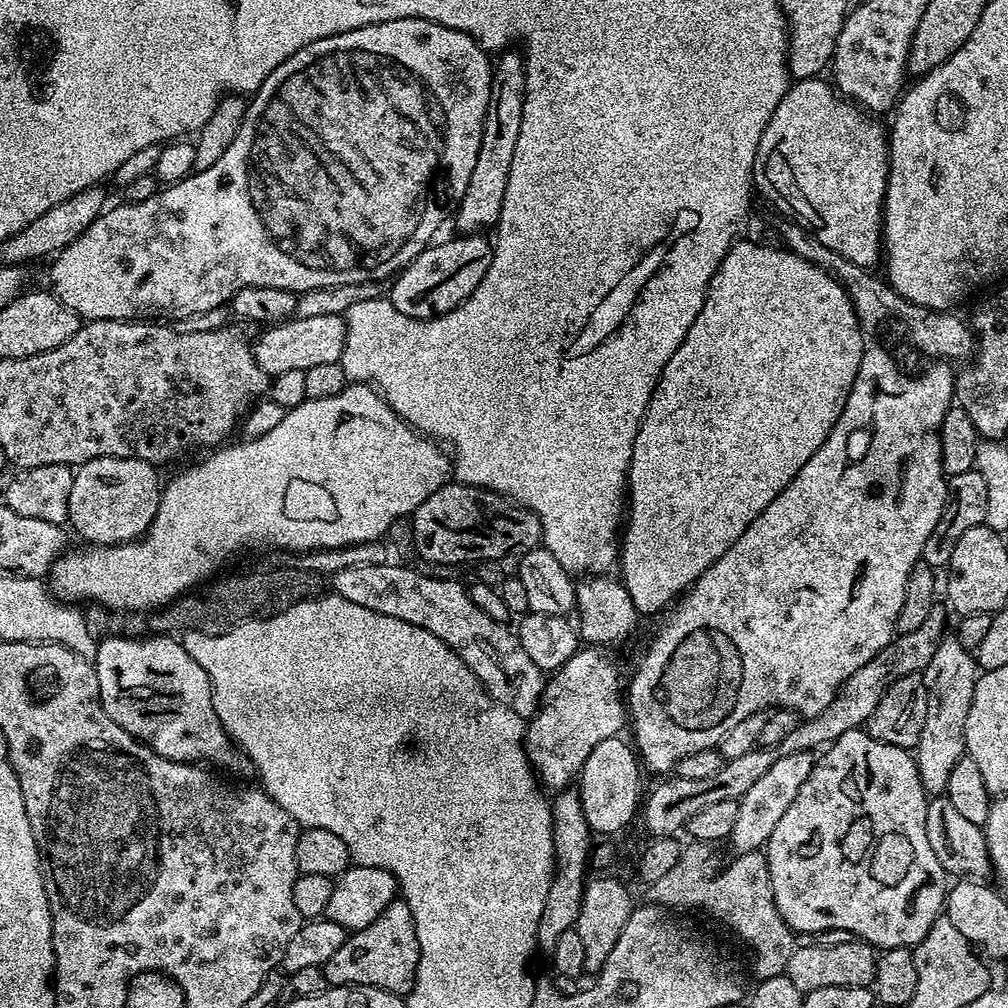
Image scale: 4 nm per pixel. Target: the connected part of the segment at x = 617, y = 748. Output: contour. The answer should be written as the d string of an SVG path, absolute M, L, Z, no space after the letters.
M620 736L606 738L606 742L598 742L594 746L590 758L582 766L578 777L578 791L581 798L582 813L591 831L604 836L612 836L620 832L632 819L637 819L638 809L642 804L642 788L640 792L640 772L642 764L634 751L633 745Z

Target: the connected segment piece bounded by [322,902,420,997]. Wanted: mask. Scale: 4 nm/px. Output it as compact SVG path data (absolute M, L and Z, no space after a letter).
M396 902L370 927L351 933L348 941L334 954L334 958L330 958L322 966L329 985L365 984L371 988L385 988L395 996L407 997L416 981L420 957L416 931L408 930L404 936L404 927L407 929L409 924L407 907L403 903Z

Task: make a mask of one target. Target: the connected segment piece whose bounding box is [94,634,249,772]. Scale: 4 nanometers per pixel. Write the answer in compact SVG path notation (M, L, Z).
M148 634L145 640L135 640L132 636L101 639L94 667L106 714L110 714L122 730L154 749L162 758L183 764L217 764L232 772L249 767L247 756L229 740L228 732L214 710L206 670L190 658L179 639L168 634Z

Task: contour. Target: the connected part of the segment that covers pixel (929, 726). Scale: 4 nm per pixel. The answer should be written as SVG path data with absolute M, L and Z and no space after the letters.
M946 638L934 650L934 658L922 673L928 688L926 723L914 749L918 774L929 797L936 798L947 793L950 770L965 756L966 714L970 714L970 702L974 702L974 686L978 669L973 653L954 638Z

